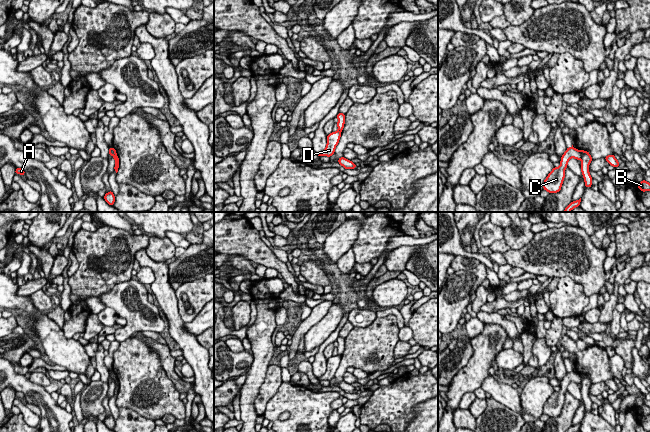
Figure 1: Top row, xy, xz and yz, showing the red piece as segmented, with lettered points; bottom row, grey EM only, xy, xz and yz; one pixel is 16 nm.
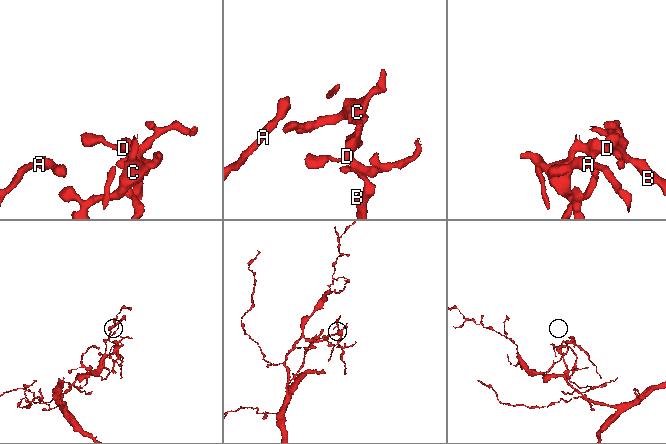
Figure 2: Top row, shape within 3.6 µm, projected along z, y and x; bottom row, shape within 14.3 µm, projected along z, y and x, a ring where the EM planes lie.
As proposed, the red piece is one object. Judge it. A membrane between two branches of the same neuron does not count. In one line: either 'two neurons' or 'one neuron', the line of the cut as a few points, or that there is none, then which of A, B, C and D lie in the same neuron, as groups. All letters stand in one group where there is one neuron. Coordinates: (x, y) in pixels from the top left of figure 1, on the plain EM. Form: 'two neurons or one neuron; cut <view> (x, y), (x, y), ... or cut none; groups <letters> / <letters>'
two neurons; cut yz (579, 375), (581, 382); groups A C / B D

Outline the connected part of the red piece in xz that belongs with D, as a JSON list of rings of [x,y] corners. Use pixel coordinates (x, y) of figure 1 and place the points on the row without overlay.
[[[341,355],[332,356],[329,359],[327,359],[327,369],[323,376],[317,378],[319,381],[321,380],[327,380],[330,381],[334,378],[335,372],[337,368],[339,367],[341,361]]]

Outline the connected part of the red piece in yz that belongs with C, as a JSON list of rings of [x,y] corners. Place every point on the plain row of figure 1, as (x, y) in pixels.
[[[573,369],[568,371],[564,376],[560,385],[561,389],[559,391],[554,391],[544,404],[544,414],[548,415],[549,417],[560,416],[562,407],[565,402],[565,393],[568,391],[567,388],[571,382],[575,382],[577,384],[581,383],[580,374],[575,373]]]

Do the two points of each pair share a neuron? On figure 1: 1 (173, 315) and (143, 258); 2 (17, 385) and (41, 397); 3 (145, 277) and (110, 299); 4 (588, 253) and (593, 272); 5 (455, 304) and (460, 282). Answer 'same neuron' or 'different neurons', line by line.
1: same neuron
2: same neuron
3: different neurons
4: same neuron
5: same neuron

